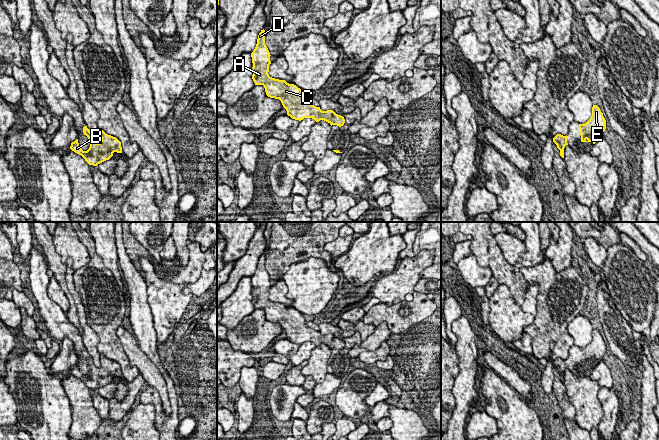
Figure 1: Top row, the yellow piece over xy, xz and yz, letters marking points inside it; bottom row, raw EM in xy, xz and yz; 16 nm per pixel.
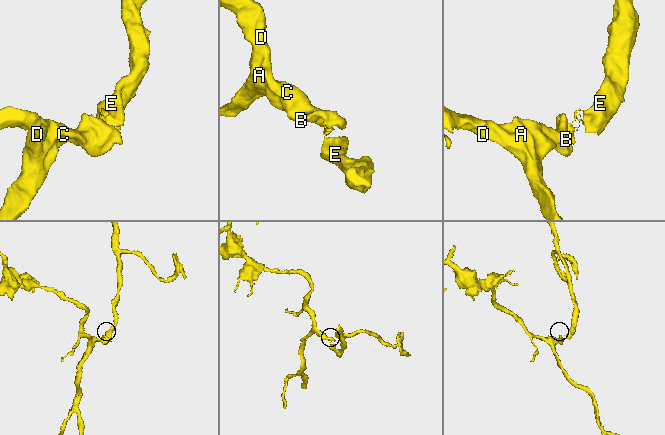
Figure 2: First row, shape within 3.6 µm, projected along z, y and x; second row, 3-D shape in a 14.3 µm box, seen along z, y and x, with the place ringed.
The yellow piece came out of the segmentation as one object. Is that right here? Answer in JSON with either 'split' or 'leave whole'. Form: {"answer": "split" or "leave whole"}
{"answer": "leave whole"}

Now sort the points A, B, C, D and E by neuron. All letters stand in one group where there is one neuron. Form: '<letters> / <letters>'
A B C D E

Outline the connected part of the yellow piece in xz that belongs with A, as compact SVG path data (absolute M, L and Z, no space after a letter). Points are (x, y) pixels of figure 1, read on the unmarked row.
M261 254L258 259L257 268L252 281L252 303L255 309L263 309L266 319L270 322L279 323L287 335L287 339L295 344L312 342L316 346L324 344L331 350L343 350L345 343L336 338L333 334L322 335L306 325L303 314L294 308L289 308L285 304L275 303L269 300L270 276L265 268L265 254Z

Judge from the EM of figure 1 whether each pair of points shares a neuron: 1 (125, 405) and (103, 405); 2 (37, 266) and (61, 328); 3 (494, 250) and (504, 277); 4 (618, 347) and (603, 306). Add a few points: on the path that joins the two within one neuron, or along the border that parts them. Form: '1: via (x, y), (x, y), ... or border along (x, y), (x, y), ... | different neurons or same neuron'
1: border along (96, 390), (107, 400), (109, 413) | different neurons
2: via (39, 281), (41, 297), (51, 313) | same neuron
3: via (496, 257), (502, 270) | same neuron
4: via (616, 337), (616, 328), (609, 316) | same neuron

